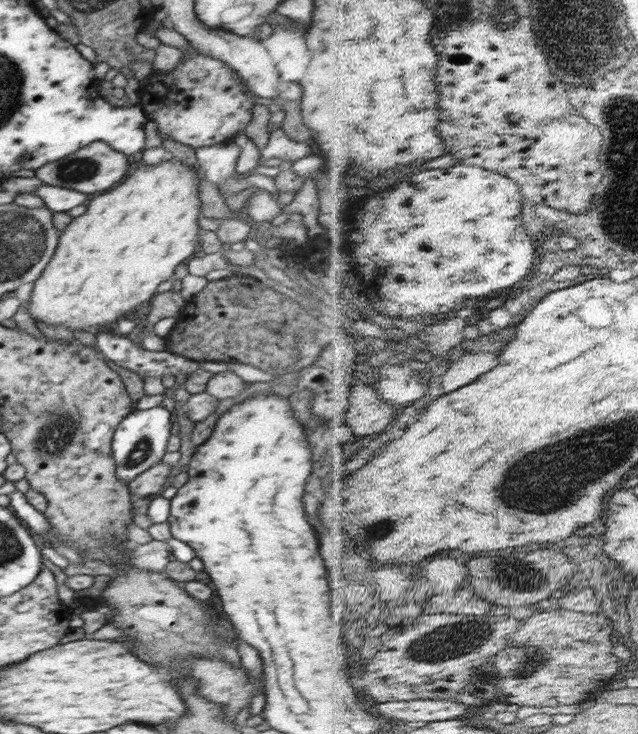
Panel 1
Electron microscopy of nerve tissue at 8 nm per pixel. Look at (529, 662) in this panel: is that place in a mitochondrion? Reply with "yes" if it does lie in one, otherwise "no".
yes

